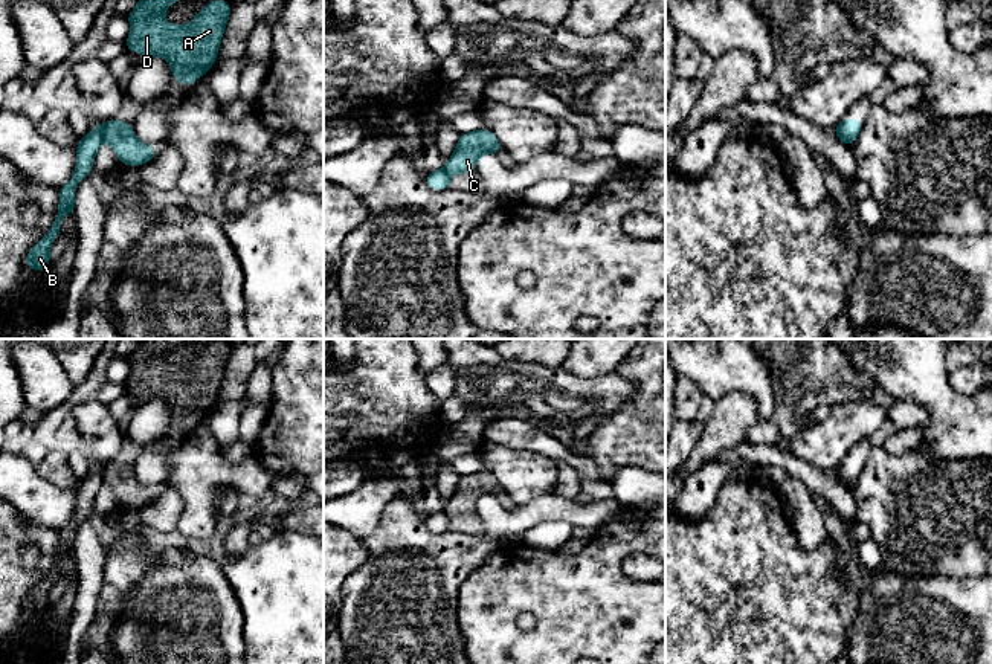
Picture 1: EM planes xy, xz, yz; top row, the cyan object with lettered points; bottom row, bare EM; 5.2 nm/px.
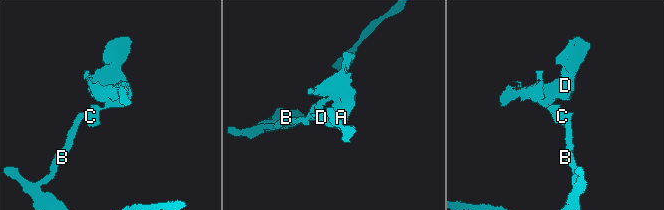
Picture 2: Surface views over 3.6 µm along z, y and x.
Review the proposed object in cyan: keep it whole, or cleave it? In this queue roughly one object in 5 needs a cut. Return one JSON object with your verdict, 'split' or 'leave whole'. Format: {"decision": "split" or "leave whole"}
{"decision": "split"}

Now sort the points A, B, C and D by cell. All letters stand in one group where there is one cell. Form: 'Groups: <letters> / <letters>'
Groups: A C D / B

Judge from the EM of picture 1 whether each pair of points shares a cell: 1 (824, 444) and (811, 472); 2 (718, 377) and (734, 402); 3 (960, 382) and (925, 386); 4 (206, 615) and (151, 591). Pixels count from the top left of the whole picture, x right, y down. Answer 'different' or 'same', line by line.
1: different
2: different
3: different
4: same

